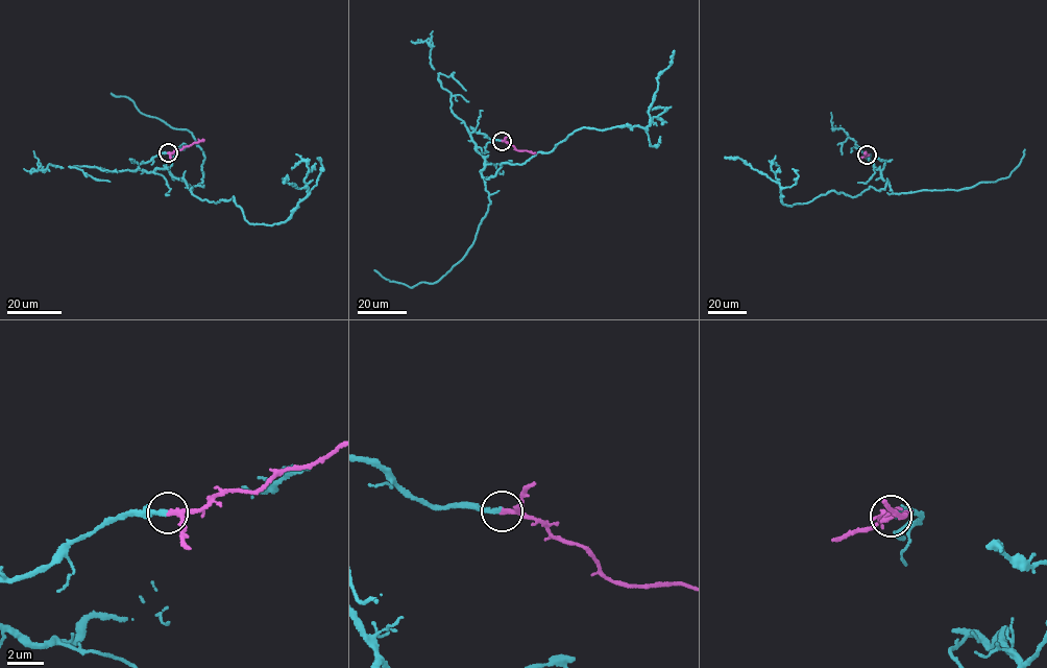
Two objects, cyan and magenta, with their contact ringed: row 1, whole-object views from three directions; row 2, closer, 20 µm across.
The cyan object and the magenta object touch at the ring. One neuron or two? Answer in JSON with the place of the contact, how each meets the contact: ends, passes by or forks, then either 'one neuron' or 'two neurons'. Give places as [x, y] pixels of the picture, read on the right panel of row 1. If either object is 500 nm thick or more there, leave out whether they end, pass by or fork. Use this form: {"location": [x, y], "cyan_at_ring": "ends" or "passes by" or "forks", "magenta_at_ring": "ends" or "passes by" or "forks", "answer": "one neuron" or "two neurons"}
{"location": [867, 154], "cyan_at_ring": "ends", "magenta_at_ring": "passes by", "answer": "one neuron"}

